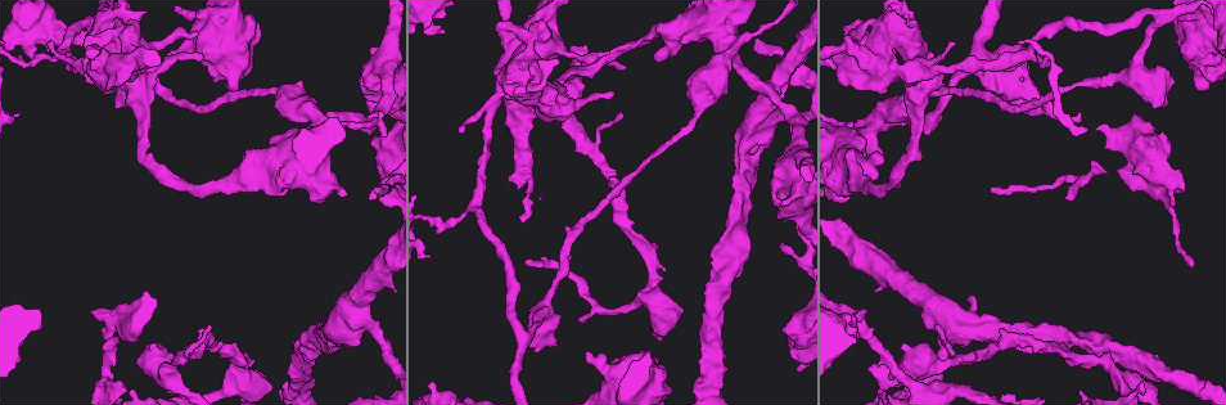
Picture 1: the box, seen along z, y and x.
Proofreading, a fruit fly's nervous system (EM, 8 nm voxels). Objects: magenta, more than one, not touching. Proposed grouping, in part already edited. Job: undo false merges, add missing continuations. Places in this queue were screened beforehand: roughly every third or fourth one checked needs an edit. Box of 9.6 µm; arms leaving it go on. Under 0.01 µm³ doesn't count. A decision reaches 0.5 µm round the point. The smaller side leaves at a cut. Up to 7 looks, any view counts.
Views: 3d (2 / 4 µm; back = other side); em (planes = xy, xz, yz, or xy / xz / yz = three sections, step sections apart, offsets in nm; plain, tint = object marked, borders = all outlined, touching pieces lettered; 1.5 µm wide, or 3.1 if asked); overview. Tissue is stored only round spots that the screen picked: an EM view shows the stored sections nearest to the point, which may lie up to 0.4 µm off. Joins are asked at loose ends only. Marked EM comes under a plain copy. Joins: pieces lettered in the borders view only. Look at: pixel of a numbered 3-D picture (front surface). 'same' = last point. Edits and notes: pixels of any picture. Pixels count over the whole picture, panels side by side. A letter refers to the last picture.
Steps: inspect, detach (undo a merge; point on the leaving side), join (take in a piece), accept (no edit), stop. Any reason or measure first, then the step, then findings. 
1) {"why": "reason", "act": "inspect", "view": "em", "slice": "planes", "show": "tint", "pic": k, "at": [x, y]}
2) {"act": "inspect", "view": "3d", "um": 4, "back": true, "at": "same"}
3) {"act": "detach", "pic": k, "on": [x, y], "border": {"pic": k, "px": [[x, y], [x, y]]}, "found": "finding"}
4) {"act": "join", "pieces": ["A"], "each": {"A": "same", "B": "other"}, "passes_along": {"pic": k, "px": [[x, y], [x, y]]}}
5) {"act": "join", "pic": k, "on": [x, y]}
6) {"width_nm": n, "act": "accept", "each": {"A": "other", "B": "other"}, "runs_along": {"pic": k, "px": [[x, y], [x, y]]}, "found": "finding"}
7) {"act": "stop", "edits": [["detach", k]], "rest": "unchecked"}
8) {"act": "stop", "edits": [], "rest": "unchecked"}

{"why": "free end", "act": "inspect", "view": "3d", "um": 2, "pic": 1, "at": [551, 121]}

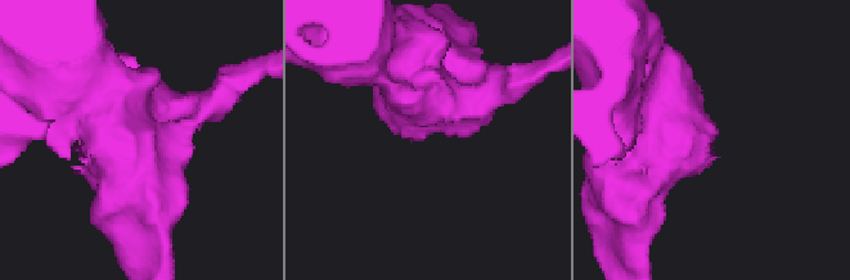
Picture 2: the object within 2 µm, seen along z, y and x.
{"why": "shape alone is not enough", "act": "inspect", "view": "em", "slice": "xy", "step": 8, "show": "borders", "pic": 2, "at": [424, 136]}

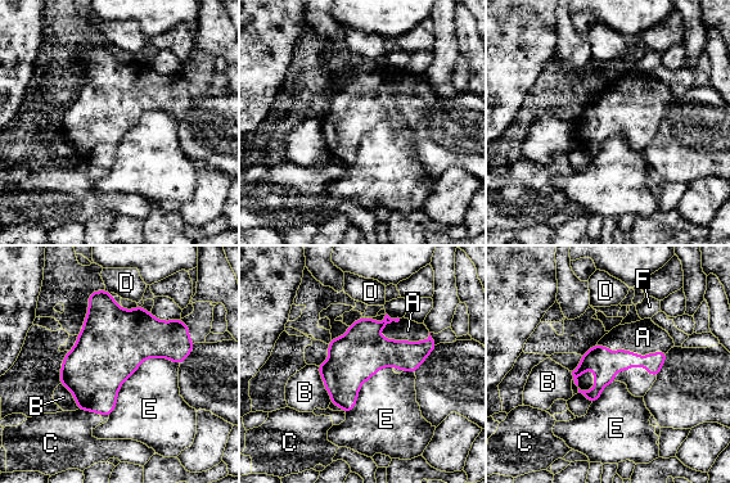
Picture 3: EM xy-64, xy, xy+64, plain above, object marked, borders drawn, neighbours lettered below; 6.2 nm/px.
{"act": "inspect", "view": "em", "slice": "planes", "show": "borders", "at": "same"}

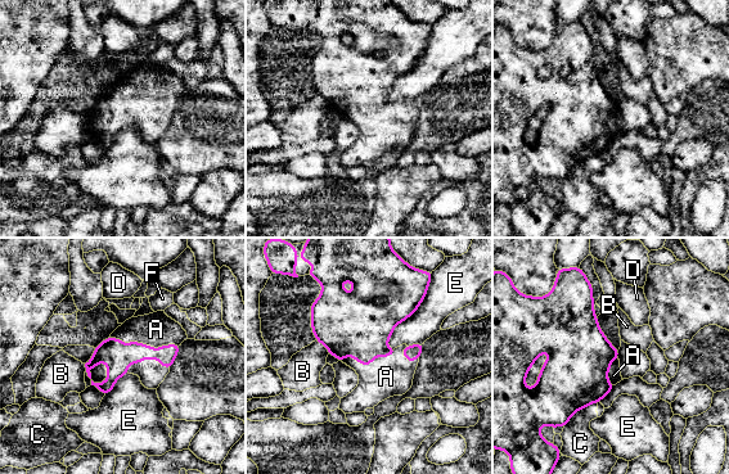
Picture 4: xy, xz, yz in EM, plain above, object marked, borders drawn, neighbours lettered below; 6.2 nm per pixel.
{"longest_contact_nm": ["A", 460], "act": "join", "pieces": ["A"], "each": {"A": "same", "B": "other", "C": "other", "D": "other", "E": "other", "F": "other"}, "passes_along": {"pic": 4, "px": [[112, 351], [143, 344], [156, 329]]}, "found": "it goes on there"}

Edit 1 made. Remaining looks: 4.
{"act": "inspect", "view": "overview"}

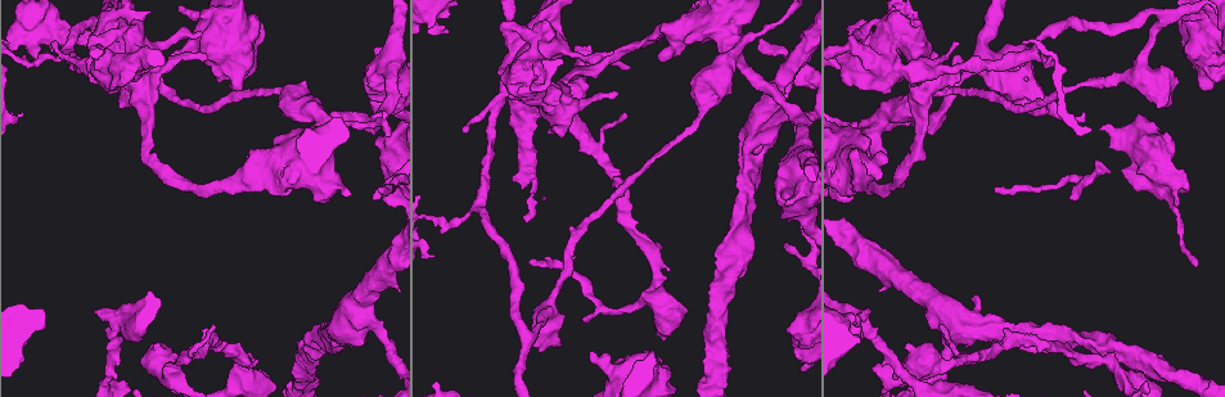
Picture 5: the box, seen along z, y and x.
{"act": "inspect", "view": "3d", "um": 4, "pic": 5, "at": [446, 28]}

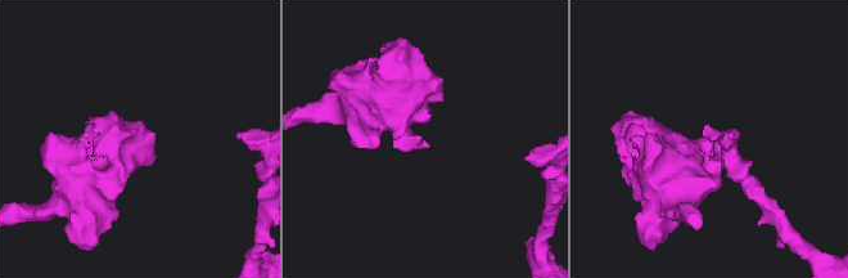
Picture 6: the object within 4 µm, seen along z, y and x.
{"act": "inspect", "view": "em", "slice": "xz", "step": 4, "show": "borders", "pic": 6, "at": [424, 141]}

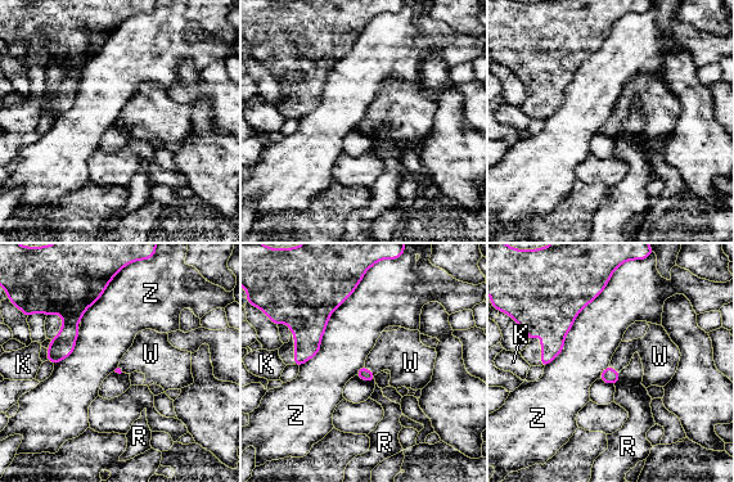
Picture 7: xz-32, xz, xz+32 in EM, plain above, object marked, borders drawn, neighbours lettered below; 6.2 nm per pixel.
{"act": "inspect", "view": "em", "slice": "xy", "step": 8, "show": "borders", "at": "same"}

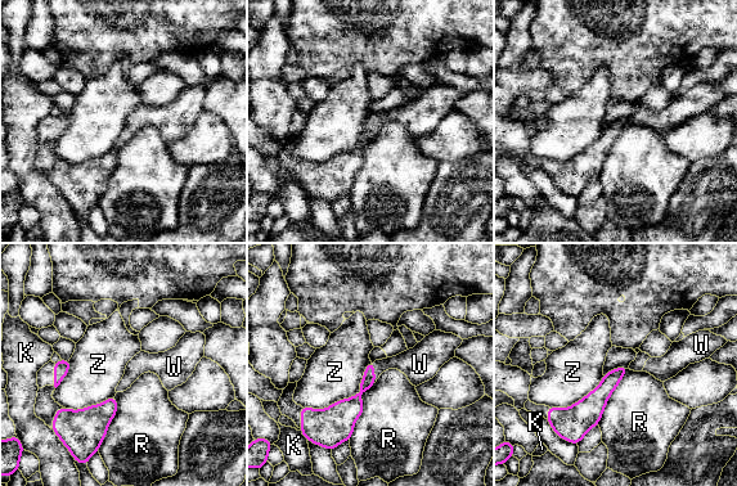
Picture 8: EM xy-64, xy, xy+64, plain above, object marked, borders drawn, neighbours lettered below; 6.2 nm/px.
{"longest_contact_nm": ["Z", 500], "act": "join", "pieces": ["W"], "each": {"K": "other", "R": "other", "W": "same", "Z": "other"}, "passes_along": {"pic": 8, "px": [[354, 406], [373, 372], [412, 363]]}, "found": "it goes on there"}

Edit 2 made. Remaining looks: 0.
{"act": "stop", "edits": [["join", 4], ["join", 8]], "rest": "unchecked"}

